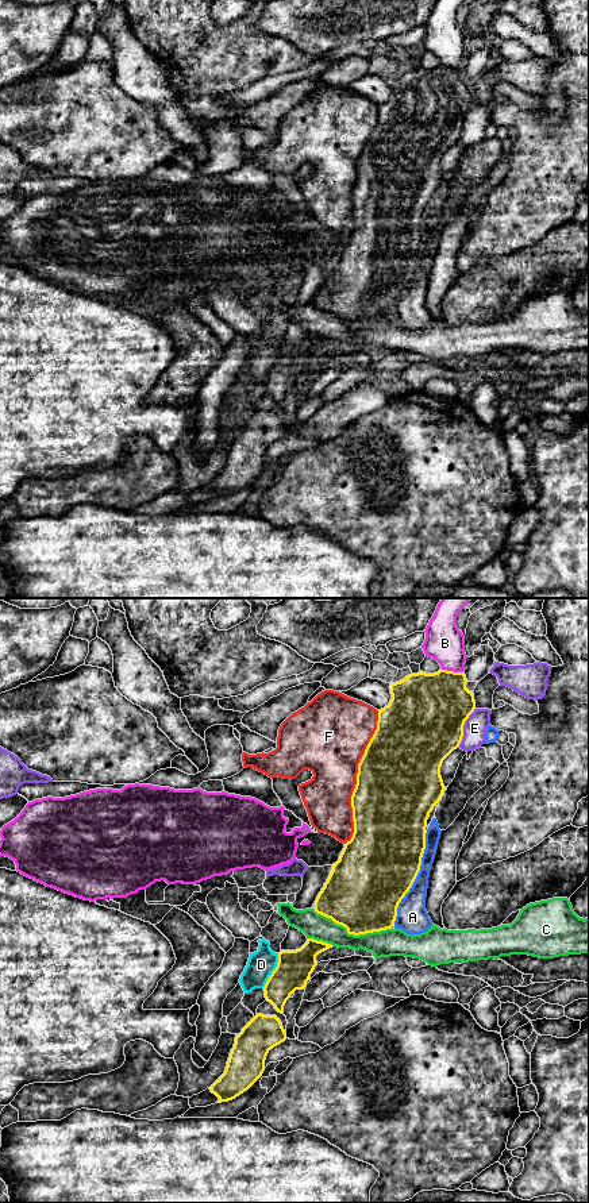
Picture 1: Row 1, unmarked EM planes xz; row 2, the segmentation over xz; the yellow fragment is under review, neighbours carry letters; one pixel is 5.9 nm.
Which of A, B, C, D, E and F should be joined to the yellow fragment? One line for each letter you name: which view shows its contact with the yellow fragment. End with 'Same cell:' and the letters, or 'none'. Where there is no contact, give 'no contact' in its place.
Same cell: none

